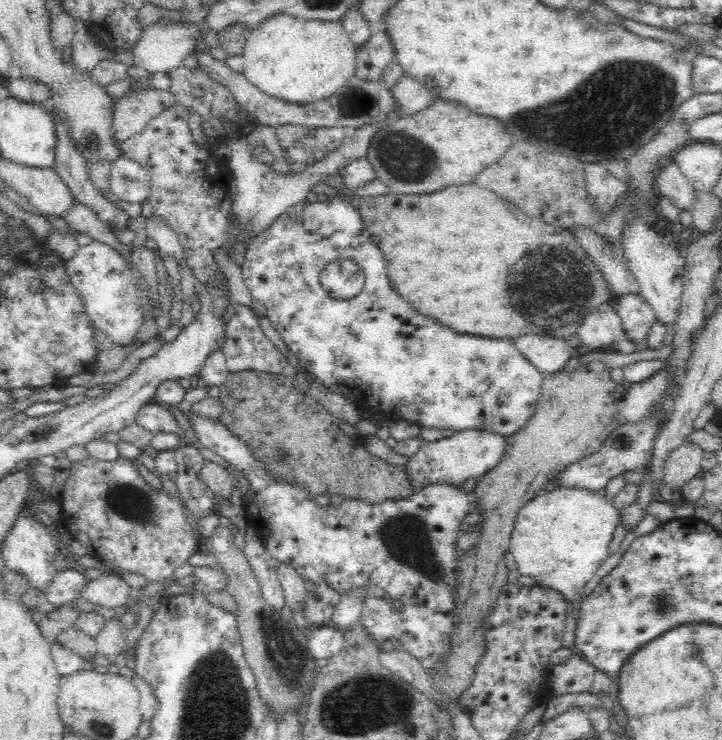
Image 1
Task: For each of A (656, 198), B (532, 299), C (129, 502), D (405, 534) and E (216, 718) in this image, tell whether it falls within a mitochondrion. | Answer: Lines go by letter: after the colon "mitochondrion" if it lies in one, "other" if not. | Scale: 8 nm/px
A: other
B: mitochondrion
C: mitochondrion
D: mitochondrion
E: mitochondrion

